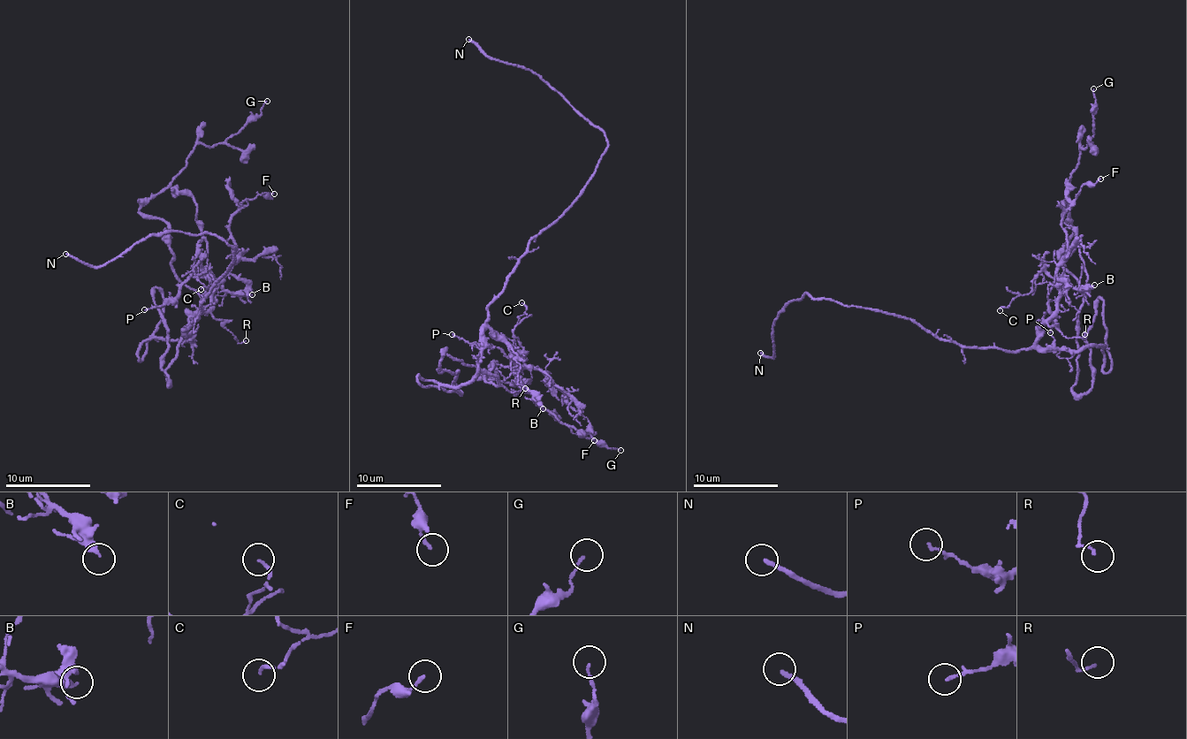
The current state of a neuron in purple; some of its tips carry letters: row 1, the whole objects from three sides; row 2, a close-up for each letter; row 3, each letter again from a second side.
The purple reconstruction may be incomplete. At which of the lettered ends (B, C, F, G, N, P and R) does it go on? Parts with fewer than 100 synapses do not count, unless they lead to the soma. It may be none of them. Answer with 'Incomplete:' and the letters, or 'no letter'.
Incomplete: N

